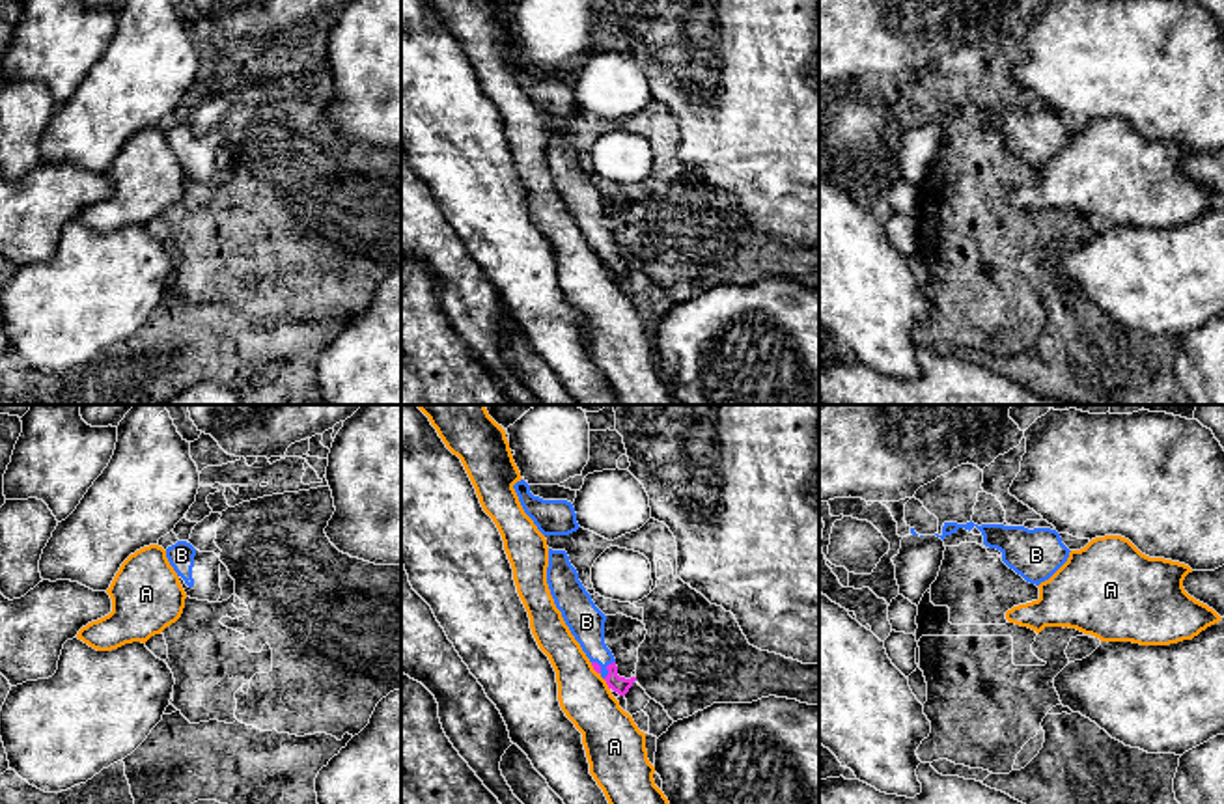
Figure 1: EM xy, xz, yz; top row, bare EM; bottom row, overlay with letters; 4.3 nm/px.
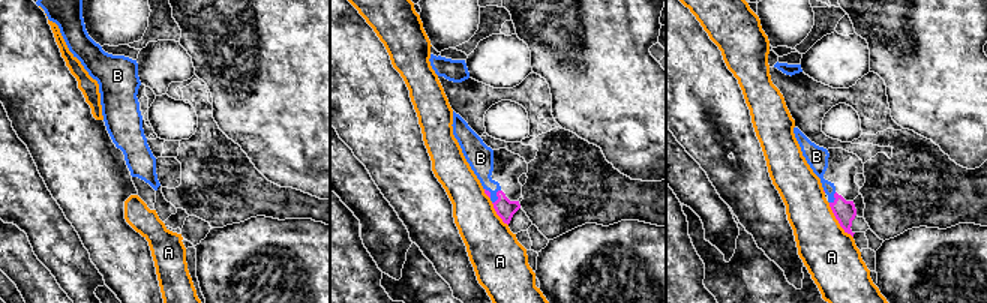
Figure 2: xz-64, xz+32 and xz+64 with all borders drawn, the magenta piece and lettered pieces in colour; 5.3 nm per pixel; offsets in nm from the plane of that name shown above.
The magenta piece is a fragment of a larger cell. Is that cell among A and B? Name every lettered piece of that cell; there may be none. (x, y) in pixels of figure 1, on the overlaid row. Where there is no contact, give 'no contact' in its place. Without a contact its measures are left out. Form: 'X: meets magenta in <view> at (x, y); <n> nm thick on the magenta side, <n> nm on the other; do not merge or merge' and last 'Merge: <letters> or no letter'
A: meets magenta in xz at (607, 683); 70 nm thick on the magenta side, 240 nm on the other; do not merge
B: meets magenta in xz at (607, 668); 70 nm thick on the magenta side, 160 nm on the other; merge
Merge: B

